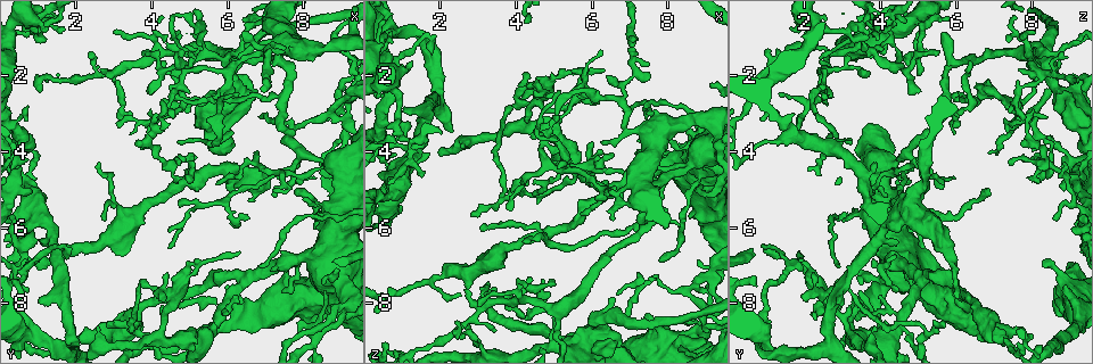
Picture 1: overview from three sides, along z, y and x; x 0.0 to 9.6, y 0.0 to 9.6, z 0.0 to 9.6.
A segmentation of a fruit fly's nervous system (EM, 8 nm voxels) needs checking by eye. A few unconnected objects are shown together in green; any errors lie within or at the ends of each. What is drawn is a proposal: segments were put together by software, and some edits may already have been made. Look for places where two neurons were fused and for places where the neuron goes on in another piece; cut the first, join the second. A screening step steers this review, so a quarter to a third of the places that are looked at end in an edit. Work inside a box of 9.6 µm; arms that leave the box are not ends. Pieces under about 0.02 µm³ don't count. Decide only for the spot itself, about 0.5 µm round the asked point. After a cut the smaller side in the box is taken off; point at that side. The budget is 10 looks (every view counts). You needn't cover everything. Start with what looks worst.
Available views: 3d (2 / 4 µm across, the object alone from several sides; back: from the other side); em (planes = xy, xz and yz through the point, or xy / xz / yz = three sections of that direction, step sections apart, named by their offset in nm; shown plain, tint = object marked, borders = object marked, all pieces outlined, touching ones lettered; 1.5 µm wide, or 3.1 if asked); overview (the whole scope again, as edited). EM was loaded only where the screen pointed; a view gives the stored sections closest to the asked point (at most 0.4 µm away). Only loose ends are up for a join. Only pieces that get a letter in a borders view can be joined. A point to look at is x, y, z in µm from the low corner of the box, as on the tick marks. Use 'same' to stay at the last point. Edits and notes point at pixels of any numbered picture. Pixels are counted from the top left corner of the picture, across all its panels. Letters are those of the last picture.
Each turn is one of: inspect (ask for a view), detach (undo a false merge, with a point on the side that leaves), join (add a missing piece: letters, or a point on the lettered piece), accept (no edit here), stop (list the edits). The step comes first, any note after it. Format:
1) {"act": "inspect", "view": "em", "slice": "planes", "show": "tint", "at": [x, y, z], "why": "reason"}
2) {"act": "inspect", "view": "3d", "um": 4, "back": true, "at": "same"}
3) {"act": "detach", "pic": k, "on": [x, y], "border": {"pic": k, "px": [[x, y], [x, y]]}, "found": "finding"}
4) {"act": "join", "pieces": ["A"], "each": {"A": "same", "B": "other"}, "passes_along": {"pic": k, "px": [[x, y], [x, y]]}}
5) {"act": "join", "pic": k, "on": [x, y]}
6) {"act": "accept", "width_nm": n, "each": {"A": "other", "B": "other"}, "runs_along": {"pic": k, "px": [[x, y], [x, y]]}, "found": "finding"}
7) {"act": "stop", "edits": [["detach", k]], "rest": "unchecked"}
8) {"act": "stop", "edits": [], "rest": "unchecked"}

{"act": "inspect", "view": "3d", "um": 2, "back": true, "at": [6.05, 4.95, 8.80]}

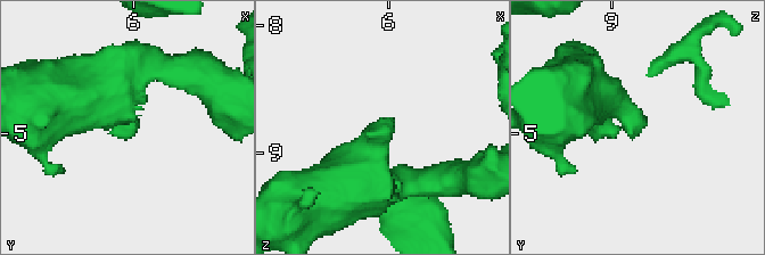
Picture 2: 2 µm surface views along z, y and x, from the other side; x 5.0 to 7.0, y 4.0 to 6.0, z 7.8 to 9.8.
{"act": "inspect", "view": "em", "slice": "planes", "show": "tint", "at": [6.04, 5.02, 8.80]}

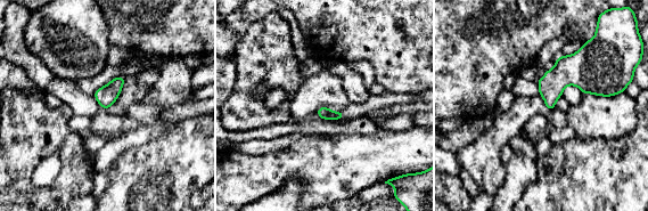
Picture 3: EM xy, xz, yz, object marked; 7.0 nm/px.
{"act": "inspect", "view": "em", "slice": "planes", "show": "borders", "at": "same", "why": "what lies round it"}

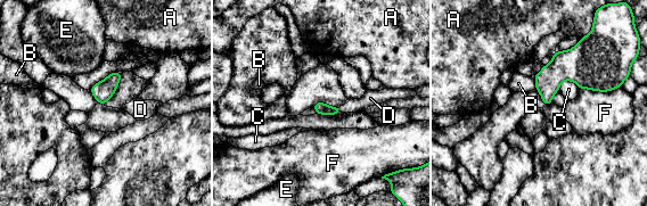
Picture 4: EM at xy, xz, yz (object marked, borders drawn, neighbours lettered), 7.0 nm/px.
{"act": "join", "pieces": ["D"], "each": {"A": "other", "B": "other", "C": "other", "D": "same", "E": "other", "F": "other"}, "passes_along": {"pic": 4, "px": [[321, 108], [341, 109], [370, 98]]}, "found": "it goes on there"}

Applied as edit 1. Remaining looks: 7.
{"act": "inspect", "view": "overview", "why": "see it whole again"}

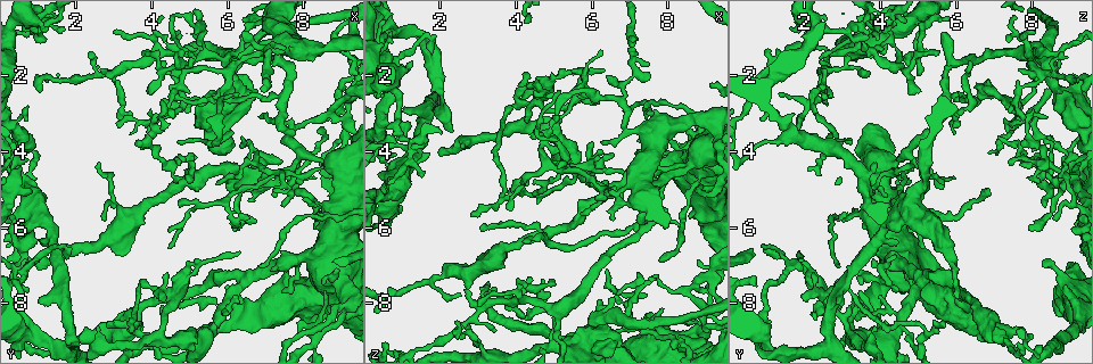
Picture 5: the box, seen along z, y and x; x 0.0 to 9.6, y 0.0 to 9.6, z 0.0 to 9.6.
{"act": "inspect", "view": "3d", "um": 2, "at": [6.80, 1.45, 2.65], "why": "a narrow waist"}

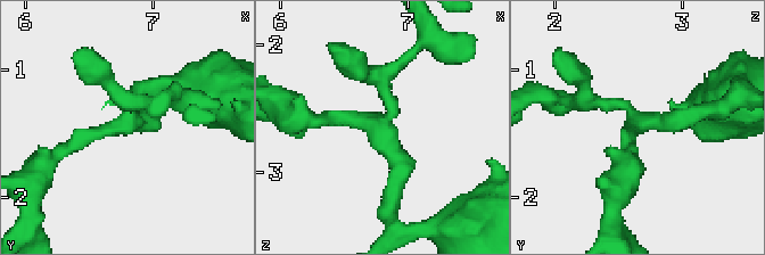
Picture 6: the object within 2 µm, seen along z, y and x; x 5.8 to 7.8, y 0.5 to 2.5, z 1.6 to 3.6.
{"act": "inspect", "view": "em", "slice": "xz", "step": 8, "show": "tint", "at": [6.78, 1.42, 2.66], "why": "shape alone is not enough"}

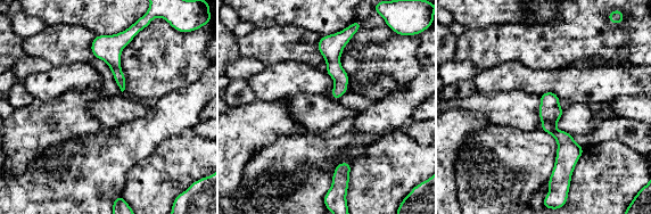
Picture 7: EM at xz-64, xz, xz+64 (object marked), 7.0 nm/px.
{"act": "inspect", "view": "em", "slice": "yz", "step": 4, "show": "borders", "at": "same"}

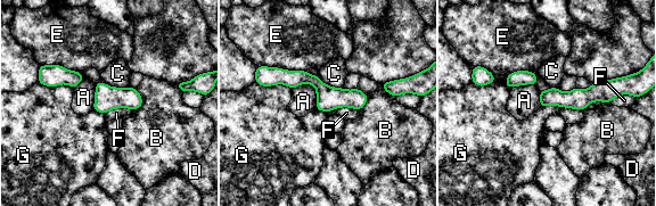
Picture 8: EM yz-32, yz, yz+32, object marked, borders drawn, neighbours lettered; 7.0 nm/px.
{"act": "accept", "each": {"A": "other", "B": "other", "C": "other", "D": "other", "E": "other", "F": "other", "G": "other"}, "border": {"pic": 8, "px": [[359, 109], [337, 107], [329, 112]]}, "found": "all the same neuron"}

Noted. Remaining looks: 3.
{"act": "inspect", "view": "3d", "um": 4, "at": [0.70, 8.70, 0.80], "why": "abrupt turn"}

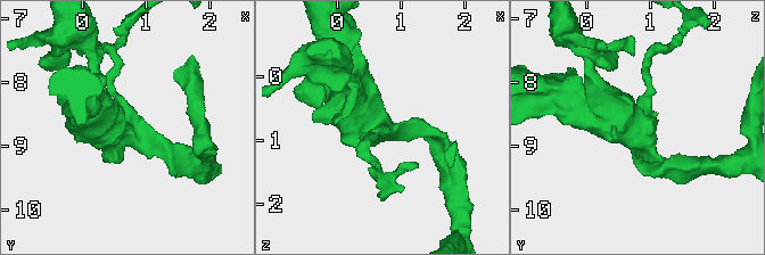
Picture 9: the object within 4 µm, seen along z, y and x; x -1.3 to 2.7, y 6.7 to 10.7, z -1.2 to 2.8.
{"act": "inspect", "view": "em", "slice": "planes", "show": "plain", "at": [0.65, 8.75, 0.80]}

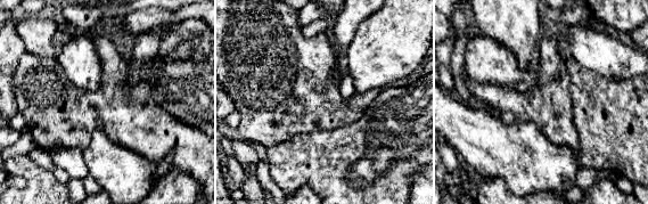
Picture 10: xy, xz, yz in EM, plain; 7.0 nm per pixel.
{"act": "inspect", "view": "em", "slice": "planes", "show": "borders", "at": "same"}

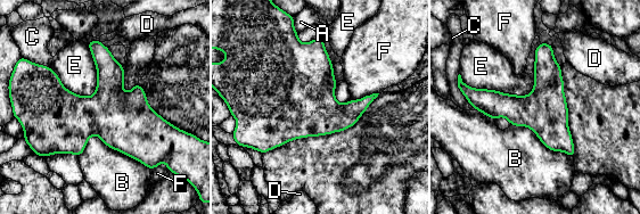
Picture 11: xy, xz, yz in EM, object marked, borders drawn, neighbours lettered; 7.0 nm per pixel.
{"act": "accept", "each": {"A": "other", "B": "other", "C": "other", "D": "other", "E": "other", "F": "other"}, "found": "one neuron here"}

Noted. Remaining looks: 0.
{"act": "stop", "edits": [["join", 4]], "rest": "unchecked"}

